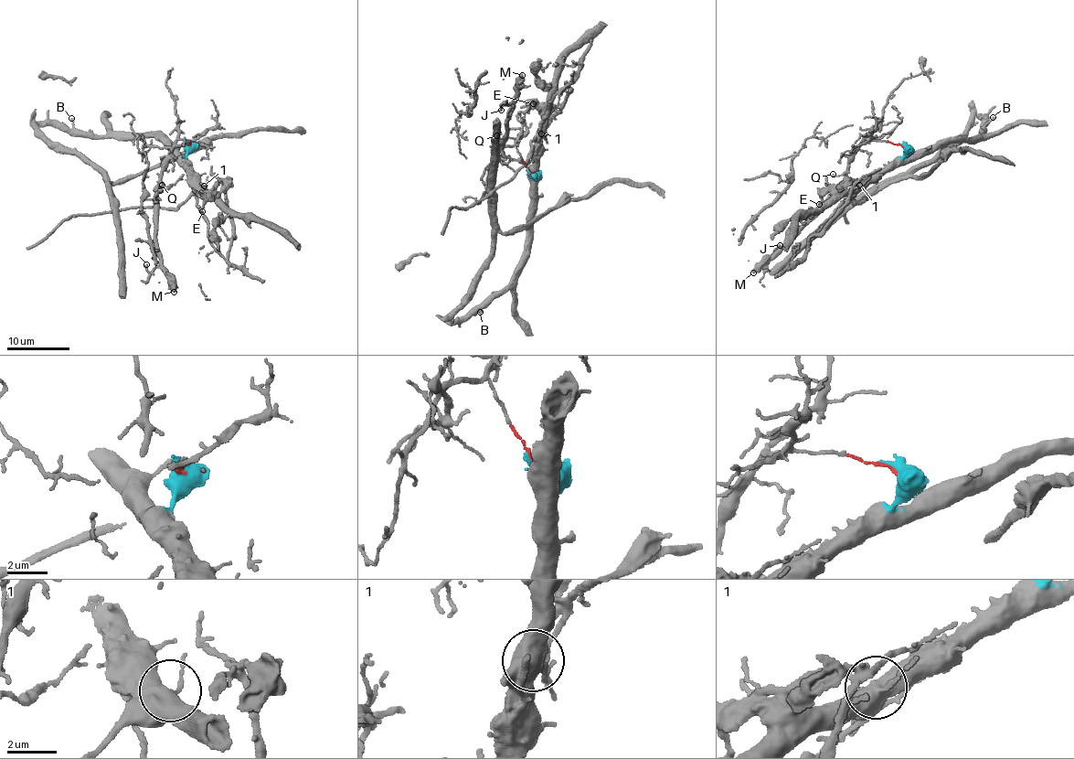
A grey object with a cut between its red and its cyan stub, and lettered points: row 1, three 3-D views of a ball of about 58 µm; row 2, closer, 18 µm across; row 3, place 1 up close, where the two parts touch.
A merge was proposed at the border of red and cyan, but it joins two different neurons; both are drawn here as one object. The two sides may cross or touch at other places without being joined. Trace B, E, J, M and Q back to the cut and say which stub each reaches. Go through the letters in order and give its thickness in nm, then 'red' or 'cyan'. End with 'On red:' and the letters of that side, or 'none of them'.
B: calibre 160 nm; cyan
E: calibre 300 nm; cyan
J: calibre 150 nm; red
M: calibre 480 nm; red
Q: calibre 120 nm; red
On red: J, M, Q

